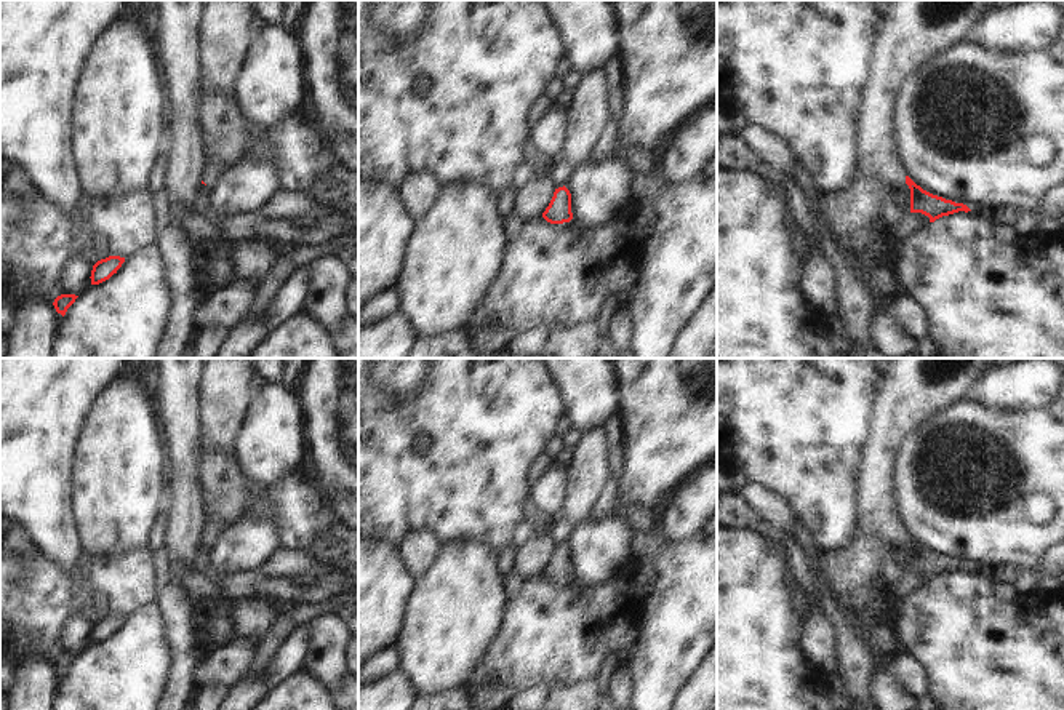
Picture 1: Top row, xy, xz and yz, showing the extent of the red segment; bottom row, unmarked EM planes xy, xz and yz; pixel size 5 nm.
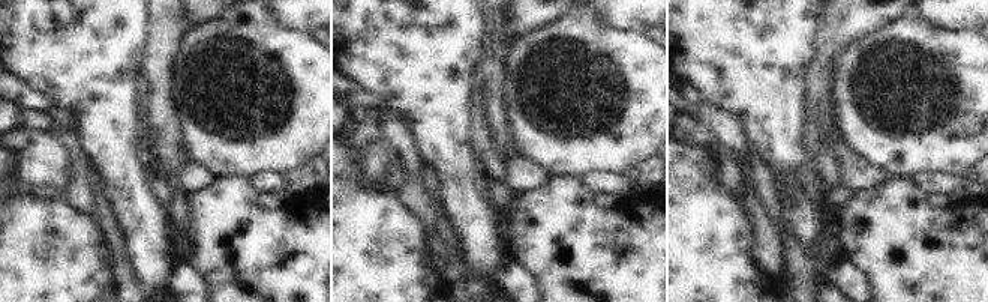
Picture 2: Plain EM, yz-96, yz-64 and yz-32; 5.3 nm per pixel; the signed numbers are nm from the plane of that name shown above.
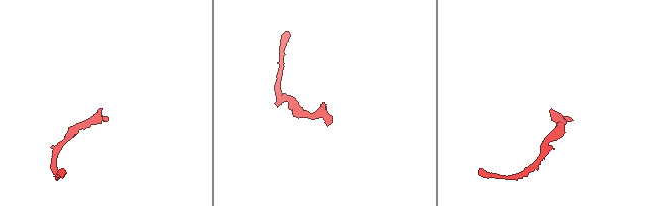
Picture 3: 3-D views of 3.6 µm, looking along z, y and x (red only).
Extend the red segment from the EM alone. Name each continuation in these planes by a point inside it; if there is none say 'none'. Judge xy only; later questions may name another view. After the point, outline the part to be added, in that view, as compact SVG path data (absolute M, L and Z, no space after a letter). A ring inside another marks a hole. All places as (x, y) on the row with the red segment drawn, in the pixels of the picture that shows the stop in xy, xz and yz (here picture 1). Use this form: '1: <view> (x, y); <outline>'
1: xy (212, 171); M206 160L202 181L206 184L206 187L211 187L219 179L221 173L222 173L222 166L218 162Z

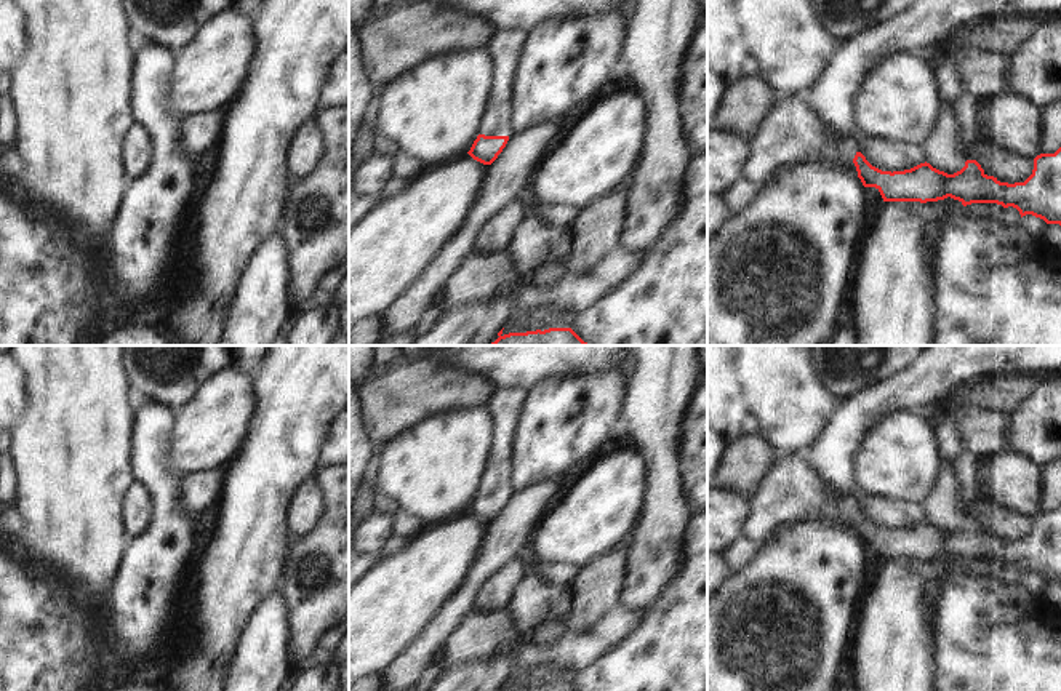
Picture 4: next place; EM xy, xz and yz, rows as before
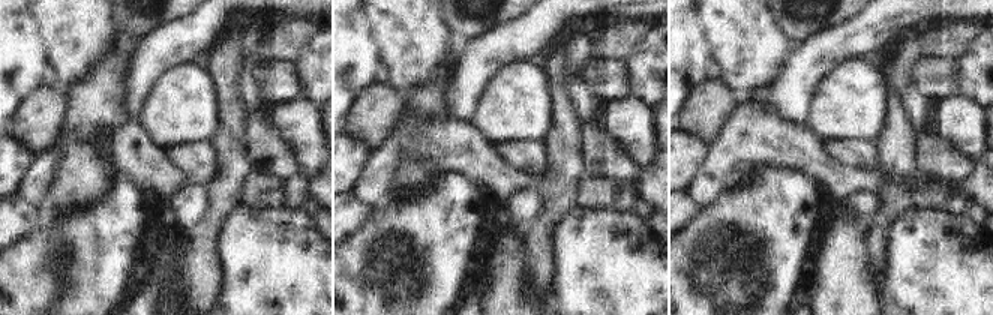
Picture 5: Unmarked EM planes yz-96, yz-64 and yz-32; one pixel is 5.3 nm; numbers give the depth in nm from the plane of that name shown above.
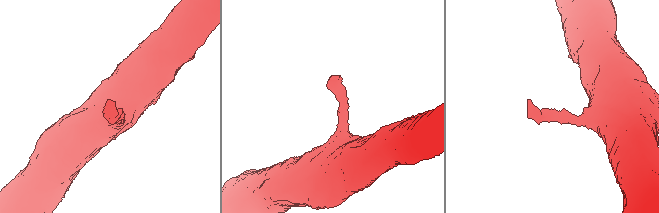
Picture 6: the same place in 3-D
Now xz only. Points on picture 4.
1: xz (504, 47); M496 29L488 40L485 51L491 54L494 67L494 83L491 86L491 99L480 134L509 136L510 134L510 98L514 86L514 74L518 64L526 32L522 29Z

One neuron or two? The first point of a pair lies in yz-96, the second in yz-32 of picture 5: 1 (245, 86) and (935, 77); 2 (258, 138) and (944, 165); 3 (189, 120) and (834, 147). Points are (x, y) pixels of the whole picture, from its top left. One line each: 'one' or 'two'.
1: two
2: one
3: two

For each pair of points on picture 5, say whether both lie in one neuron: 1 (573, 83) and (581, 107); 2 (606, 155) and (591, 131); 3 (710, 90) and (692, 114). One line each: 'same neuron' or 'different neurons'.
1: same neuron
2: same neuron
3: same neuron

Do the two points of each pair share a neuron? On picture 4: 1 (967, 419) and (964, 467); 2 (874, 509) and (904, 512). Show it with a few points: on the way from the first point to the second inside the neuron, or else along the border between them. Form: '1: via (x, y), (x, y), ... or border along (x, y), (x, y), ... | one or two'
1: border along (949, 415), (956, 424), (959, 442), (980, 458) | two
2: via (882, 512), (896, 512) | one

